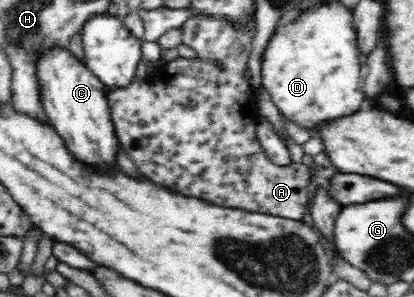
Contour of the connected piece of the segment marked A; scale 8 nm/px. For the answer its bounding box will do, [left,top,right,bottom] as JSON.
[108,16,310,220]

